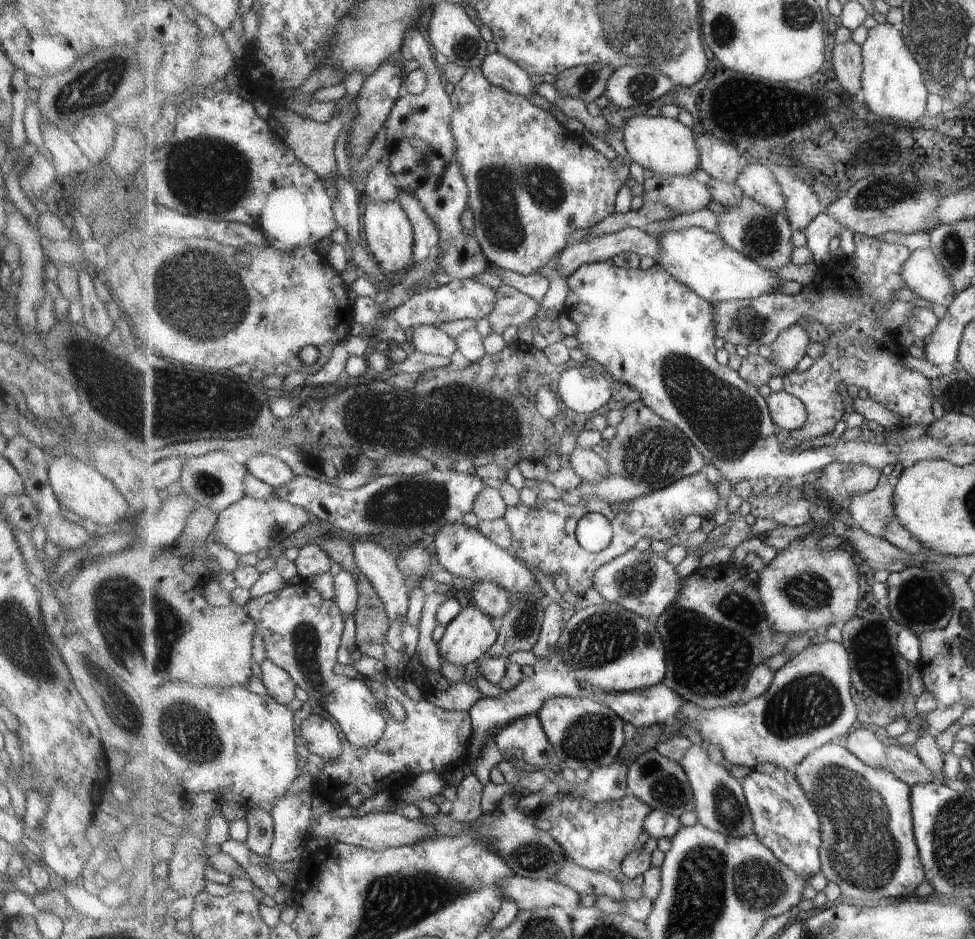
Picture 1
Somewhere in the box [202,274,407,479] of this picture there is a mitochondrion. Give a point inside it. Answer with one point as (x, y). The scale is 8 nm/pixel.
(351, 465)

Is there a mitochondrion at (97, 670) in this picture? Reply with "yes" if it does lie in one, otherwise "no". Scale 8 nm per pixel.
yes

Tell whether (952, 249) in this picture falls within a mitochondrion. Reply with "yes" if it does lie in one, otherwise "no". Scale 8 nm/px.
yes

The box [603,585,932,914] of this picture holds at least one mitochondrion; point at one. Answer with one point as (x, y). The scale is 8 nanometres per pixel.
(864, 851)

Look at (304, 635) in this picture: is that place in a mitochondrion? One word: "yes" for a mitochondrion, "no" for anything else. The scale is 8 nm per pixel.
yes

